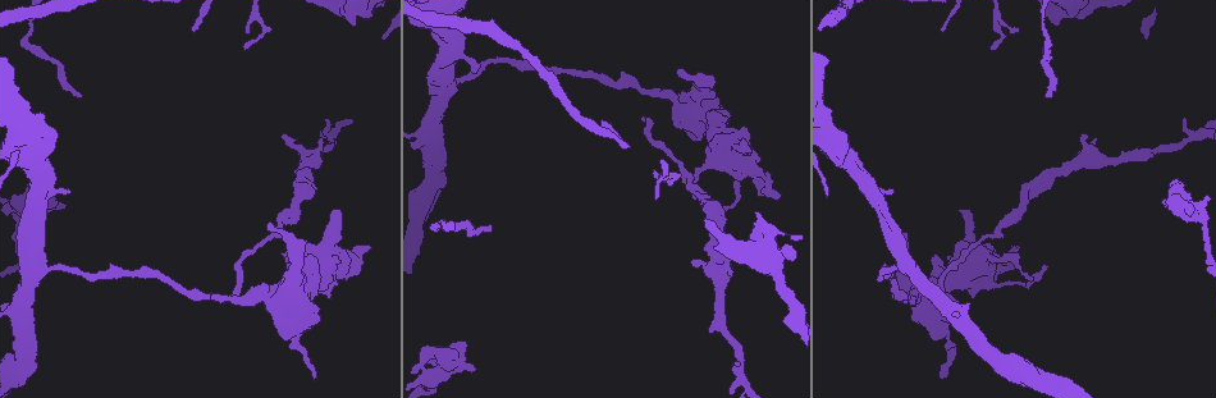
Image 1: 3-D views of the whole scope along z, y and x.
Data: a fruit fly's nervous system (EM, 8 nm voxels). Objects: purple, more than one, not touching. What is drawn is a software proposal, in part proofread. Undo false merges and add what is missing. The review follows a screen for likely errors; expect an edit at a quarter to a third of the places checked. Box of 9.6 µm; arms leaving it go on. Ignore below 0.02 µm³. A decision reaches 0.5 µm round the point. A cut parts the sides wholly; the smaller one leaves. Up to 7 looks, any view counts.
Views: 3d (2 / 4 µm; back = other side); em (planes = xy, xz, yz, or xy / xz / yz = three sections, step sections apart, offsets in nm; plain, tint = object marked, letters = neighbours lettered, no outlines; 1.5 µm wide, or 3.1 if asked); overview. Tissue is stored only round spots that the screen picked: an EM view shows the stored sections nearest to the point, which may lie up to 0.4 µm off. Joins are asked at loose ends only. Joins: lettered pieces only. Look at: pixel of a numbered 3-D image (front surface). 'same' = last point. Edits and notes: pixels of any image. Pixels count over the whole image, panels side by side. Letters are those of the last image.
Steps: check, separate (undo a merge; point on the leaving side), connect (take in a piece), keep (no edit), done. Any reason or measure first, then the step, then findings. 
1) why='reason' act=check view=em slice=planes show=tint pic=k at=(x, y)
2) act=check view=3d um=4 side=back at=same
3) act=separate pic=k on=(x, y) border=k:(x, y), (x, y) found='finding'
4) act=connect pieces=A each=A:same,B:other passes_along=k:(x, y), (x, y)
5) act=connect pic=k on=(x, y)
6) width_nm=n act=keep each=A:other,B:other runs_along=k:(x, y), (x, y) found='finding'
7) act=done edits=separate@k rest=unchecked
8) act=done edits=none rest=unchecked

why='thick end' act=check view=3d um=2 pic=1 at=(307, 254)

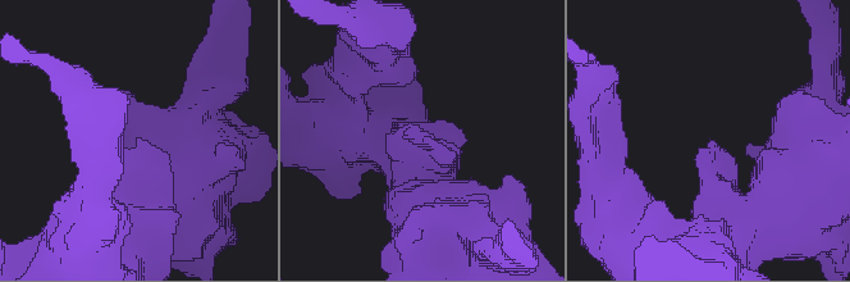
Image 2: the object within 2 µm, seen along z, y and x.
act=check view=em slice=xz step=8 show=letters pic=2 at=(701, 147)

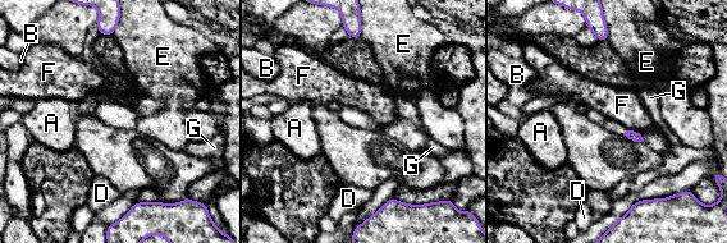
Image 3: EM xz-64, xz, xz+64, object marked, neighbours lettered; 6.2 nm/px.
act=keep each=A:other,B:other,D:other,E:other,F:other,G:other border=3:(625, 127), (639, 133) found='no lettered piece goes on from it'

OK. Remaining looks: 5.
act=check view=em slice=planes show=letters pic=1 at=(777, 198)

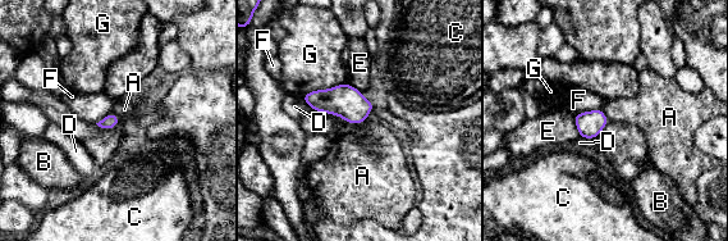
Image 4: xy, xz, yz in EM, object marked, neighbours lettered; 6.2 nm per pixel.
act=keep each=A:other,B:other,C:other,D:other,E:other,F:other,G:other border=4:(110, 112), (120, 122) found='none of them fits'

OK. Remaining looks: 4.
why='sudden change in width' act=check view=em slice=planes show=letters pic=1 at=(450, 84)

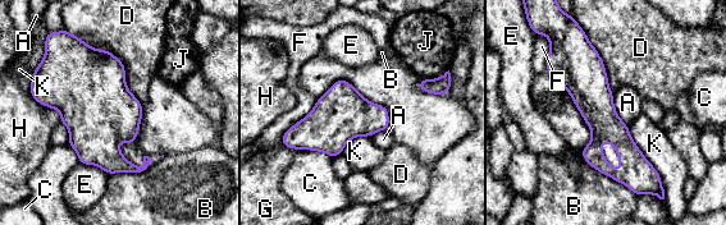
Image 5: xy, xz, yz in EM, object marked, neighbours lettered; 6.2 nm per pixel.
width_nm=240 act=keep each=A:other,B:other,C:other,D:other,E:other,F:other,G:other,H:other,J:other,K:other found='all the same neuron'

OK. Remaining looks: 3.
act=done edits=none rest=unchecked

